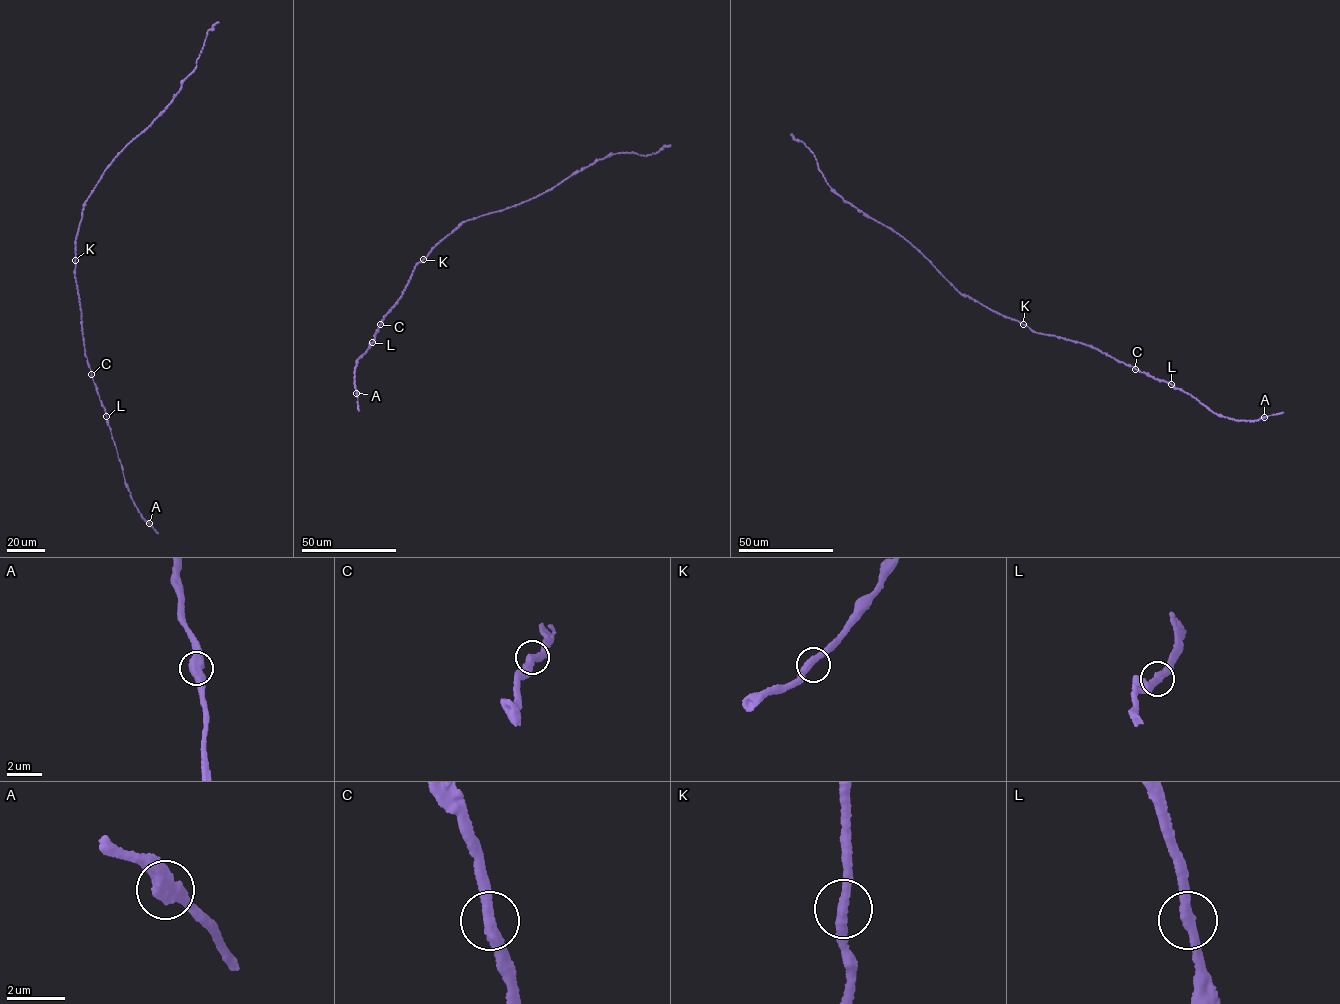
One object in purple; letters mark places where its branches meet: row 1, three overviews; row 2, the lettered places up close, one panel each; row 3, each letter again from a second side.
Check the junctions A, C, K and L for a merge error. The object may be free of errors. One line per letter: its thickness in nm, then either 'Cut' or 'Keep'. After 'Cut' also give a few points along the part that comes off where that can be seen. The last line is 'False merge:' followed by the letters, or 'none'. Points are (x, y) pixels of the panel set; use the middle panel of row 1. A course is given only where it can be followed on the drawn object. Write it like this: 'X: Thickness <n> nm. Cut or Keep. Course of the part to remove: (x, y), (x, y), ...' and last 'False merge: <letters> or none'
A: Thickness 600 nm. Keep
C: Thickness 360 nm. Keep
K: Thickness 360 nm. Keep
L: Thickness 320 nm. Keep
False merge: none

